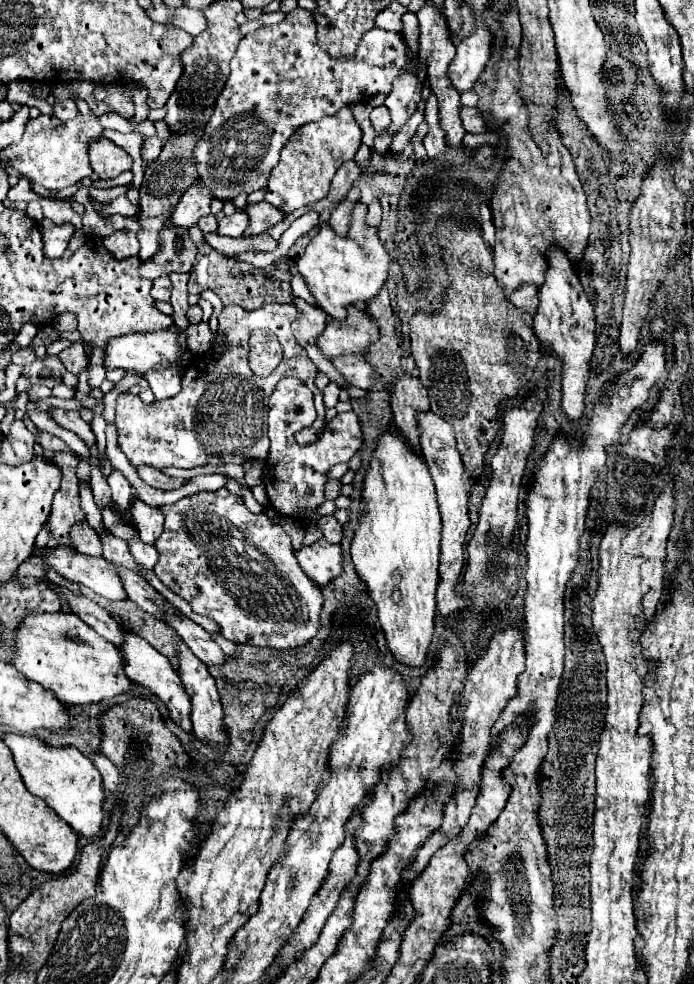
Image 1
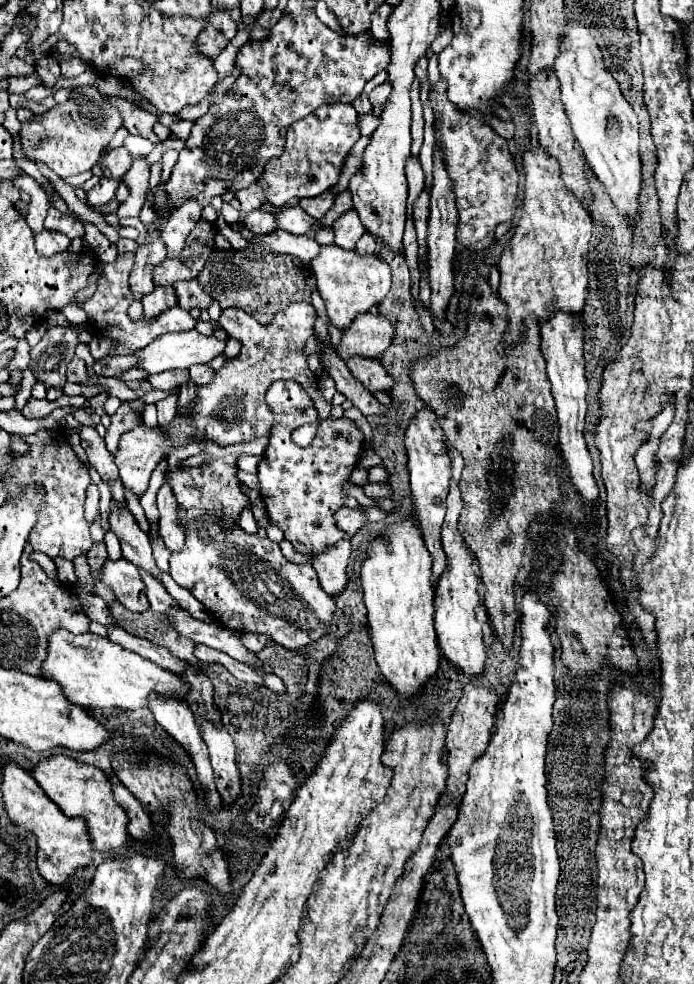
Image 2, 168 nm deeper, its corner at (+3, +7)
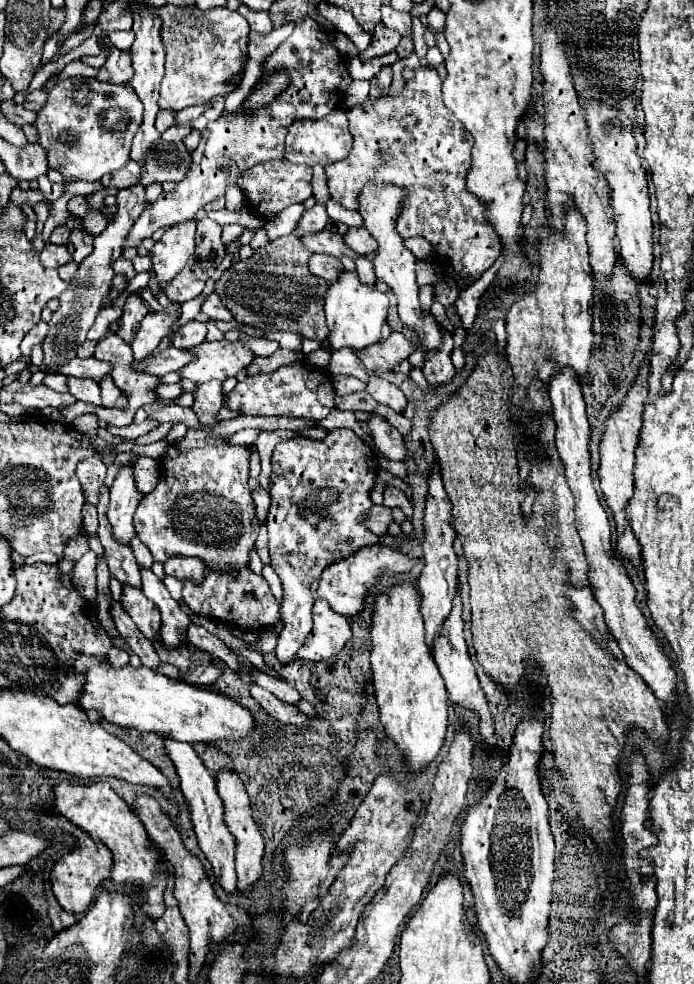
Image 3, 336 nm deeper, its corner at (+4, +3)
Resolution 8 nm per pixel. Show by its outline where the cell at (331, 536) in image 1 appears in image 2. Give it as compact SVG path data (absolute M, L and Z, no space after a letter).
M347 507L337 509L335 521L337 521L337 527L339 527L343 533L347 533L349 537L353 537L353 535L367 523L365 515L363 515L359 509L347 509Z

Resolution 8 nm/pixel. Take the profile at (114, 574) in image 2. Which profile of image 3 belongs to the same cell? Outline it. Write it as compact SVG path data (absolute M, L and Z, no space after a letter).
M130 586L123 587L122 605L124 611L136 623L136 627L140 629L140 633L144 633L144 637L154 641L160 633L160 611L156 609L156 605L148 601L148 597L141 589Z

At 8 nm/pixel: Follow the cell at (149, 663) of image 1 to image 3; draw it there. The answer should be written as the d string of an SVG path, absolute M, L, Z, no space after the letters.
M164 739L164 743L166 743L168 757L172 759L172 763L176 767L176 775L180 779L180 791L190 805L190 817L192 817L194 831L198 835L198 845L212 865L216 883L224 889L226 895L232 895L232 893L236 893L236 871L234 871L236 843L234 843L234 837L224 823L224 805L220 801L220 795L216 793L216 781L210 775L210 771L204 767L202 759L192 749L192 745L178 743L172 739Z

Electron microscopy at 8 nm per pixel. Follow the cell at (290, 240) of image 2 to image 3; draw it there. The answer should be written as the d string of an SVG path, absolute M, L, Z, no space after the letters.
M314 253L310 257L310 271L316 275L316 277L322 277L326 281L334 281L336 277L340 277L340 271L342 271L342 263L334 257L328 257L328 255L320 255L320 253Z

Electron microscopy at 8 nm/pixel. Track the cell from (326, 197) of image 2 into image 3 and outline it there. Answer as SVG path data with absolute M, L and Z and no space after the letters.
M316 203L314 207L310 207L310 209L304 211L302 219L300 219L298 225L296 225L296 233L298 233L298 235L318 233L318 231L325 229L326 223L328 223L328 215L326 215L324 205Z

